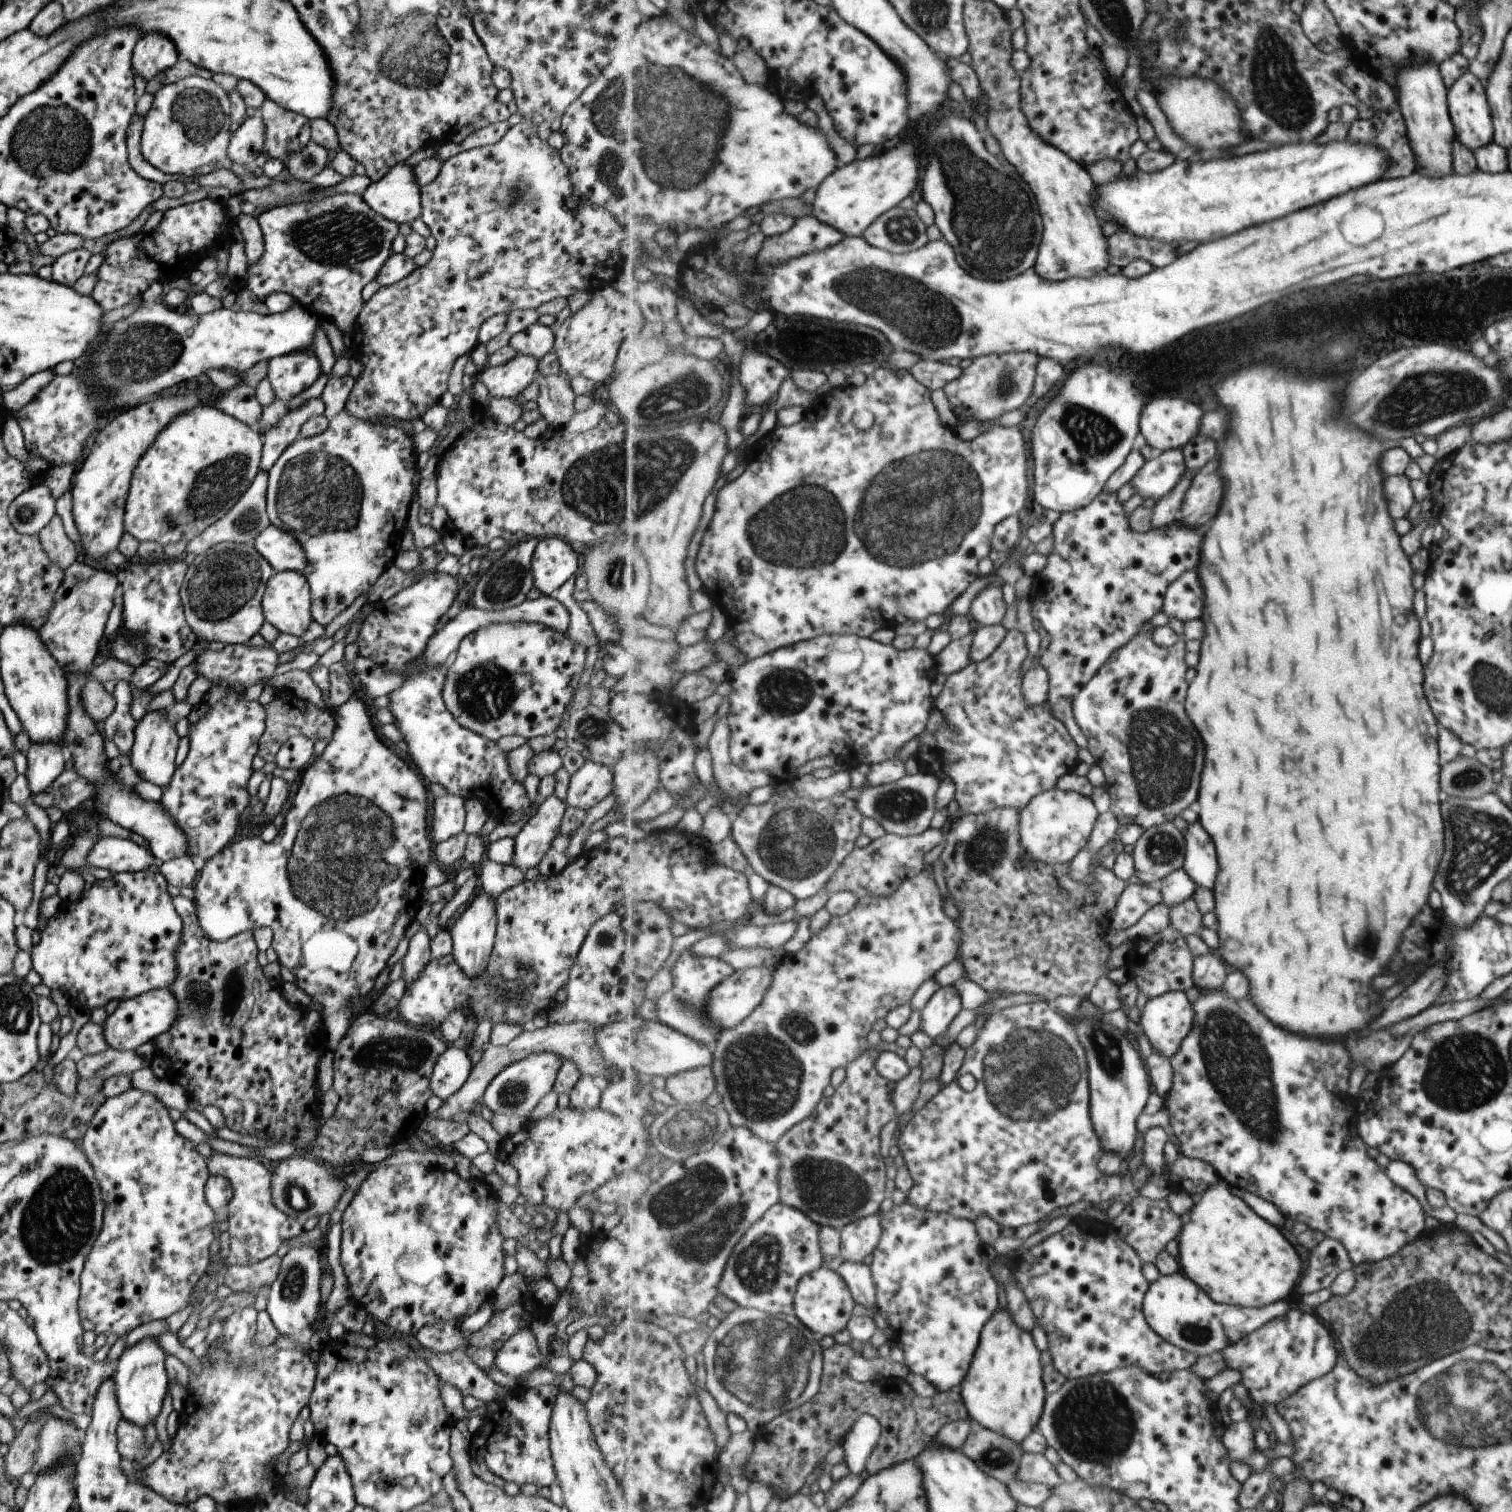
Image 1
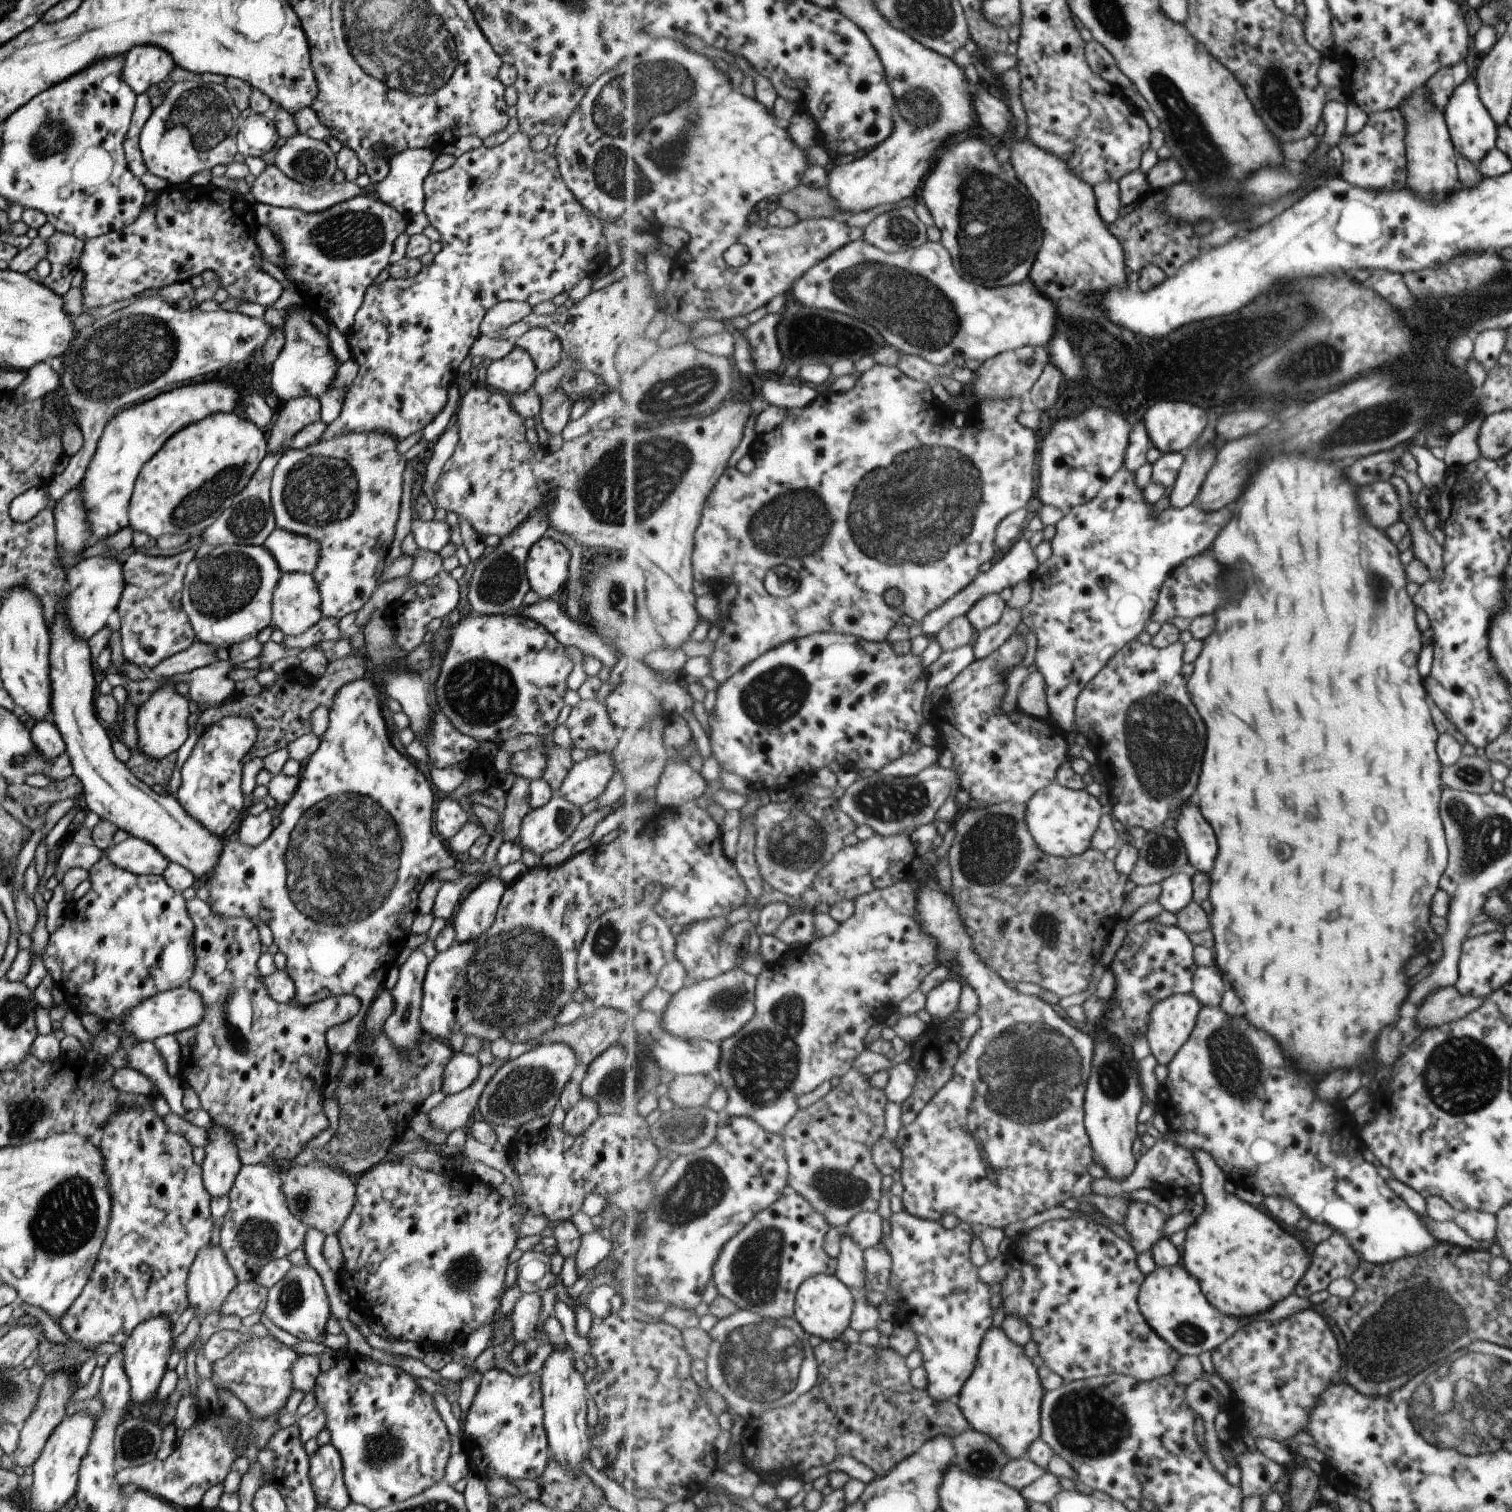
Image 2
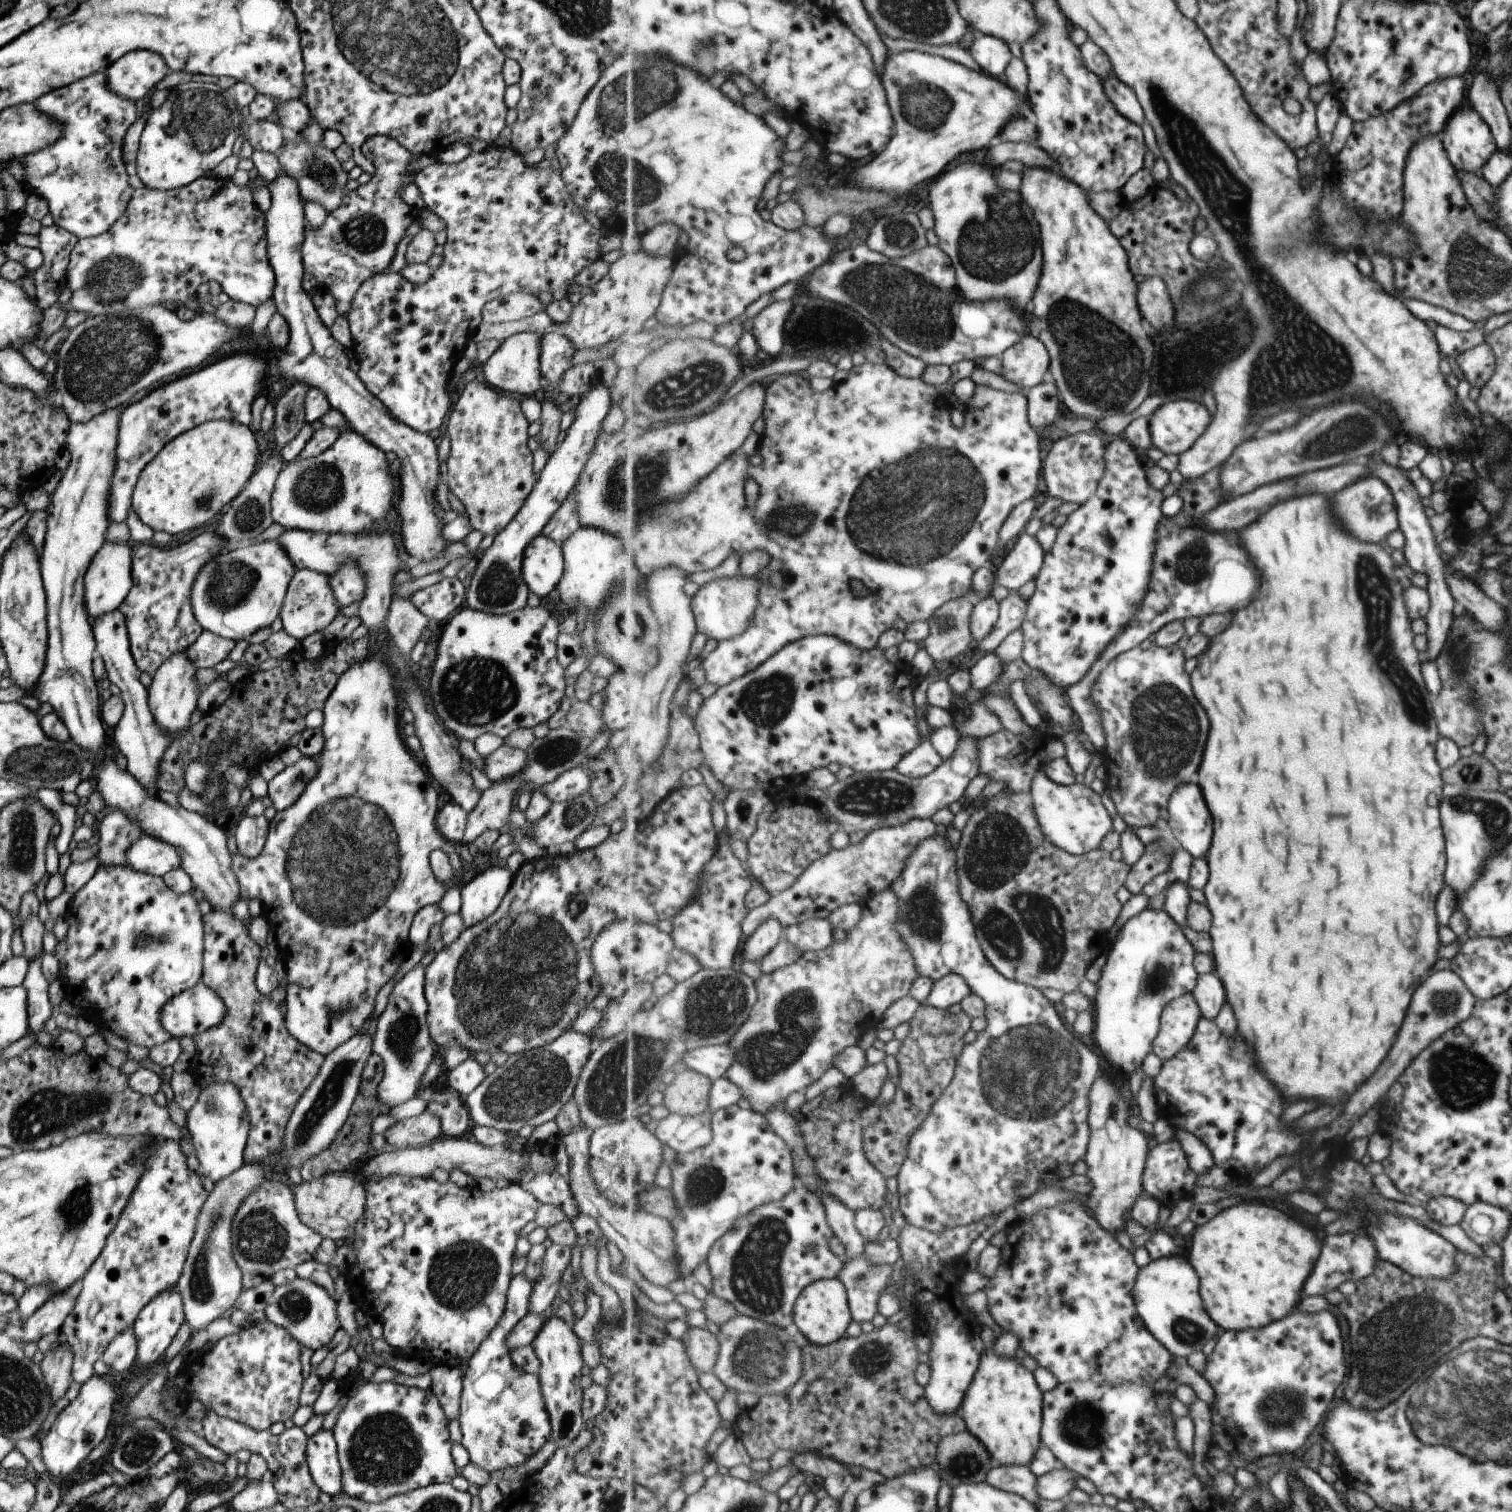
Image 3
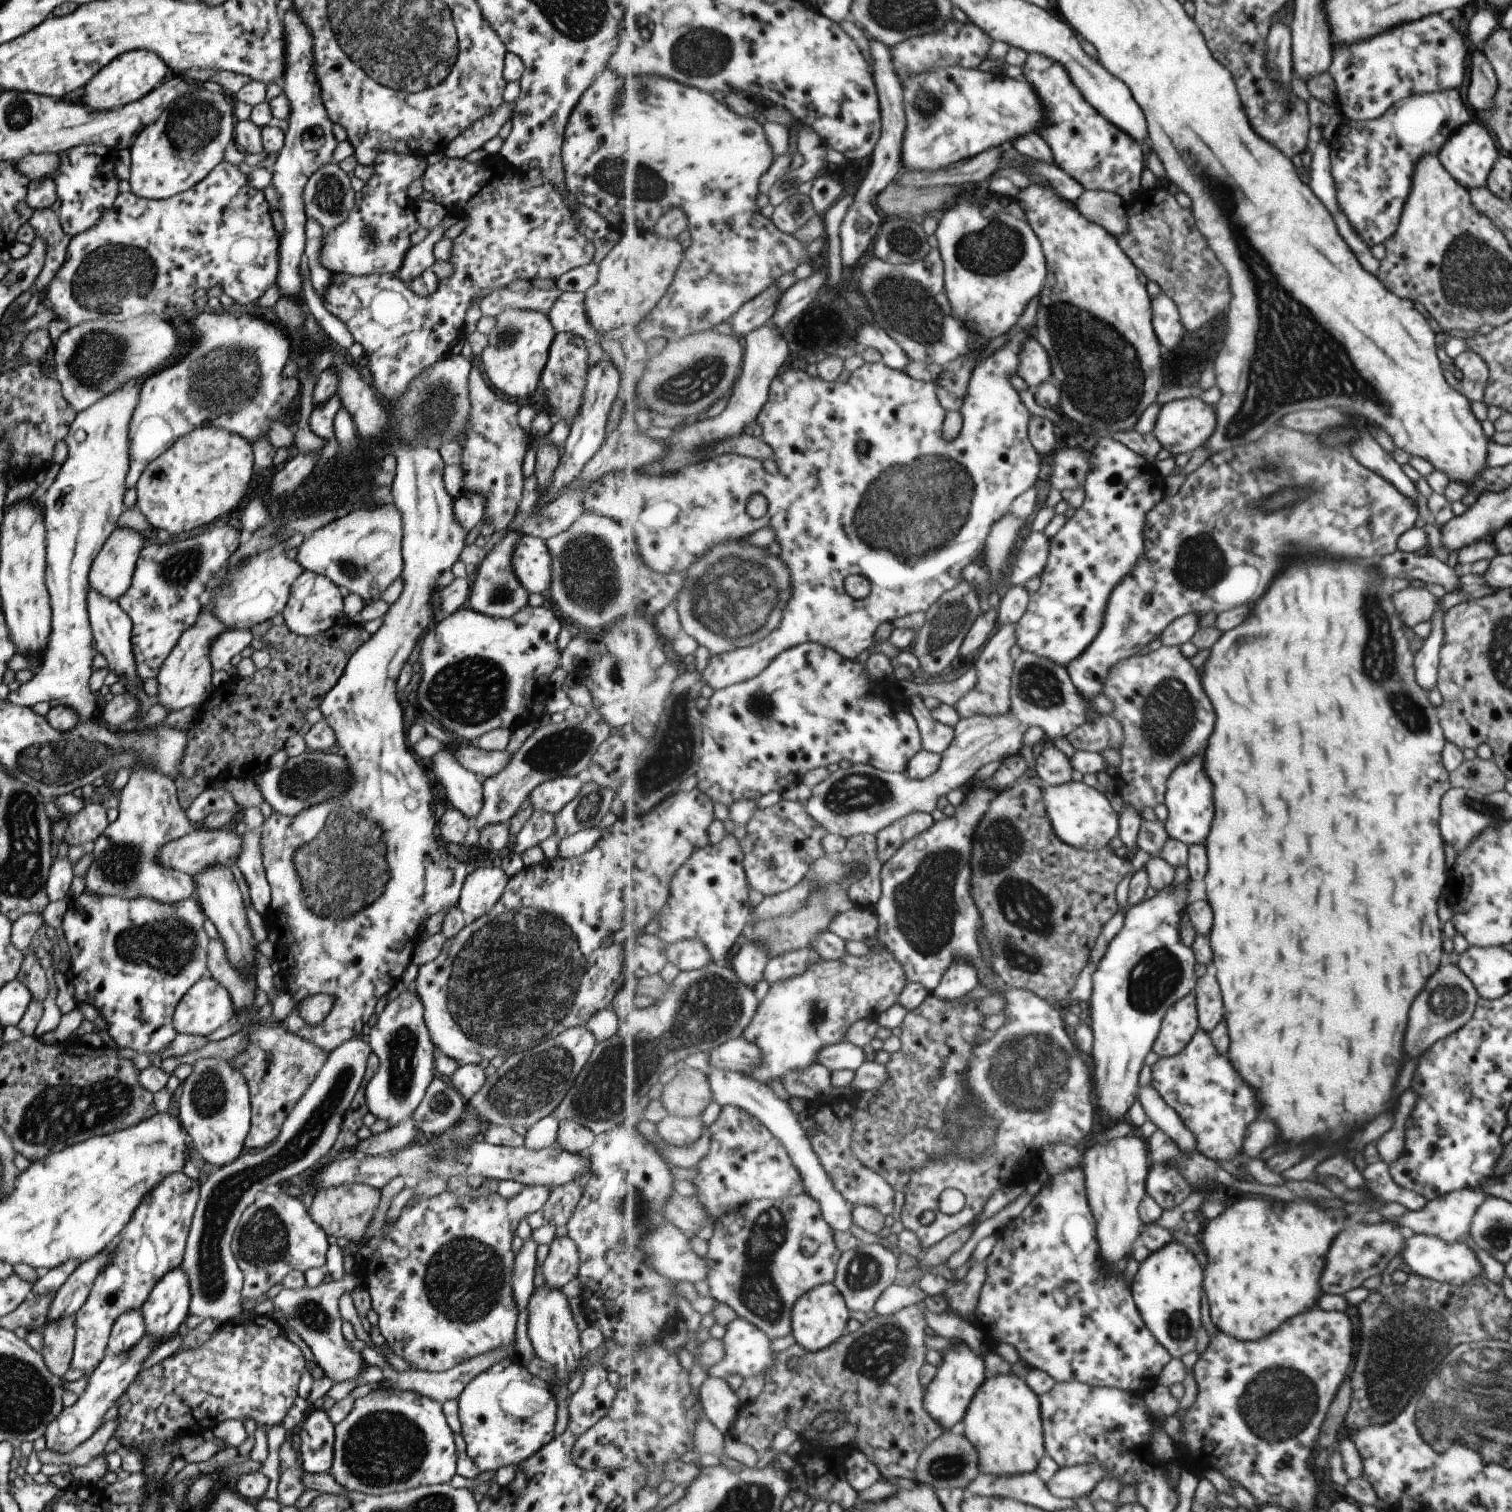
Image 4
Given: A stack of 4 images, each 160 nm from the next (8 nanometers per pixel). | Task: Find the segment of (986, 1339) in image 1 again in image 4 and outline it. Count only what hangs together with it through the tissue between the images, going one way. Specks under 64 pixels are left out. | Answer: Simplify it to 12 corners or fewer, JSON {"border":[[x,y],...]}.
{"border":[[989,1375],[963,1420],[980,1471],[1035,1473],[1040,1395]]}

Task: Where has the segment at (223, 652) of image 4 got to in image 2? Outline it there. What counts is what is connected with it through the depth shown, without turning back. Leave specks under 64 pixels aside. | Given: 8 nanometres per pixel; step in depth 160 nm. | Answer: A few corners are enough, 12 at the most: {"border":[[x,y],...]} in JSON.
{"border":[[194,641],[153,665],[160,679],[213,664],[213,646]]}

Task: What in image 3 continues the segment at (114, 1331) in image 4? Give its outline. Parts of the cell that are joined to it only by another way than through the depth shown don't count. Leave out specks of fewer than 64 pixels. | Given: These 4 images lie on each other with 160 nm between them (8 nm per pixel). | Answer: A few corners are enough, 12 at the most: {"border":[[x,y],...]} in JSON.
{"border":[[132,1327],[120,1330],[102,1352],[110,1372],[136,1362]]}

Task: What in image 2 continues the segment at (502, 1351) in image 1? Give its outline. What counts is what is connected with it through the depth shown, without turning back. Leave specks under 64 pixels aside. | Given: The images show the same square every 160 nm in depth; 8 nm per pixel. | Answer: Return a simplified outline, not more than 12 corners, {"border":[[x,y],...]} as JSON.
{"border":[[522,1293],[509,1318],[510,1342],[533,1336],[540,1294]]}

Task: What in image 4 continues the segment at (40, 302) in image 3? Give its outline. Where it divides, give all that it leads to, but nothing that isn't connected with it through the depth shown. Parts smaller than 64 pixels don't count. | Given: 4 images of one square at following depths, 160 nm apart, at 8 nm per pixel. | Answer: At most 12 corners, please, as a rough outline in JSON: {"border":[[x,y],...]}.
{"border":[[50,208],[34,210],[28,223],[46,242],[35,282],[40,301],[65,260],[70,236]]}

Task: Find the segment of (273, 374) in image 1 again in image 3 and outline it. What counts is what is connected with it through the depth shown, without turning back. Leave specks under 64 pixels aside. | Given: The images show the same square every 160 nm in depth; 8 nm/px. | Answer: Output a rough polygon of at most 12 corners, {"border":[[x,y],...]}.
{"border":[[281,169],[266,187],[283,384],[317,387],[401,466],[400,550],[443,557],[435,442],[393,418],[301,287],[306,220]]}

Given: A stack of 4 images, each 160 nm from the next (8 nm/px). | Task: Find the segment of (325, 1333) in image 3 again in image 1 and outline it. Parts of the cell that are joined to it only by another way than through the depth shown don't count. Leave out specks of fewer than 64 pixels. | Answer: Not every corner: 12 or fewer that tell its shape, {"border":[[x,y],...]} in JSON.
{"border":[[318,1249],[280,1259],[264,1309],[278,1334],[319,1318]]}

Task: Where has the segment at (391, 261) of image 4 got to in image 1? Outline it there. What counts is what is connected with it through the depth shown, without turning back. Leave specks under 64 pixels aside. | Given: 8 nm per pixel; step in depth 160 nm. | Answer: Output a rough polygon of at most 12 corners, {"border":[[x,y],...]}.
{"border":[[351,193],[275,205],[243,281],[349,333],[398,224]]}

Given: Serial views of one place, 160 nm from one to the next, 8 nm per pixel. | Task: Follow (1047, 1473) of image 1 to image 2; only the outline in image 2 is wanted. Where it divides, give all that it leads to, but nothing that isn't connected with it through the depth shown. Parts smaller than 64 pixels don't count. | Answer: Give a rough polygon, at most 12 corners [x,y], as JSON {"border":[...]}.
{"border":[[1026,1455],[1011,1459],[1000,1480],[1021,1491],[1047,1469]]}

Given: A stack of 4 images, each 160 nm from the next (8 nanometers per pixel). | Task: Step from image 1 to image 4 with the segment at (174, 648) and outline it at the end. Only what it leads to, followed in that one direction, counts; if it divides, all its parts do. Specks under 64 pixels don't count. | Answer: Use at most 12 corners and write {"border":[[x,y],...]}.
{"border":[[217,524],[148,540],[115,601],[141,682],[195,622],[239,546]]}

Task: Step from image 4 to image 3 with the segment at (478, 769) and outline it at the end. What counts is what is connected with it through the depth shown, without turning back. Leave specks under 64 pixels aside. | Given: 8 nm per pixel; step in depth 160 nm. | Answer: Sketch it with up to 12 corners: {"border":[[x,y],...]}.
{"border":[[502,744],[482,757],[492,783],[518,773],[525,753]]}

